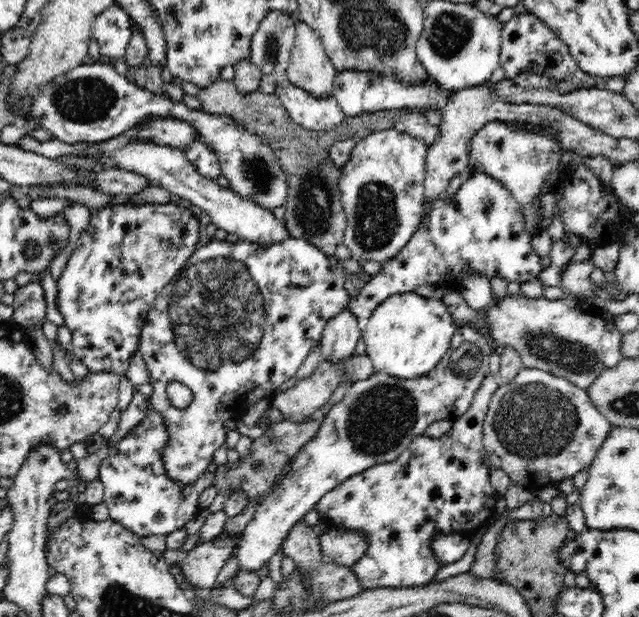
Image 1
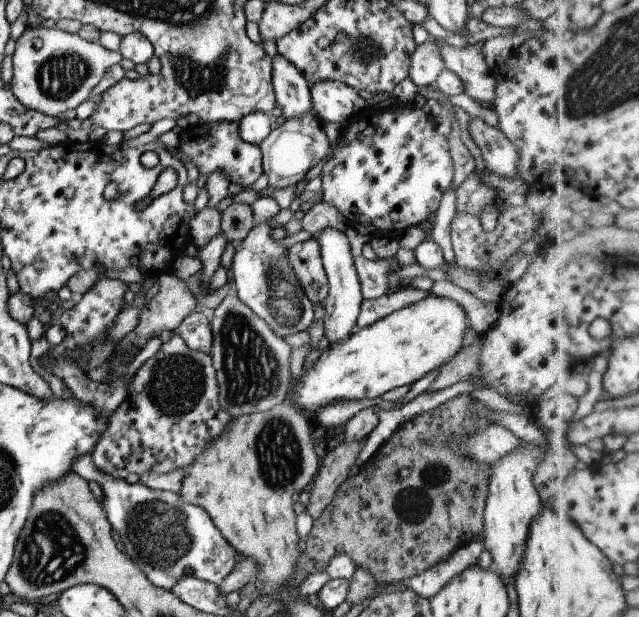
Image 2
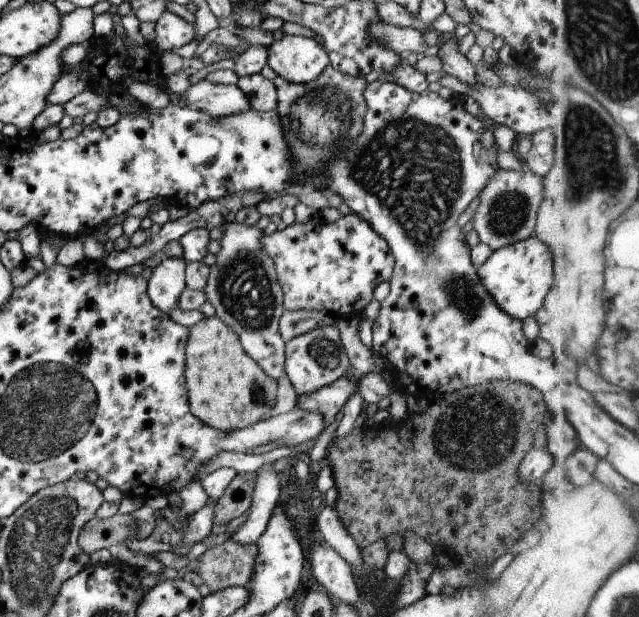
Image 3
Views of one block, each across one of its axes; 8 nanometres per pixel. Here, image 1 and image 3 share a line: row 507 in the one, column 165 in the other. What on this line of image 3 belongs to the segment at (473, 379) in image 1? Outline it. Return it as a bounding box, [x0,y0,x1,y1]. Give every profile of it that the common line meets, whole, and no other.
[147,257,187,315]

